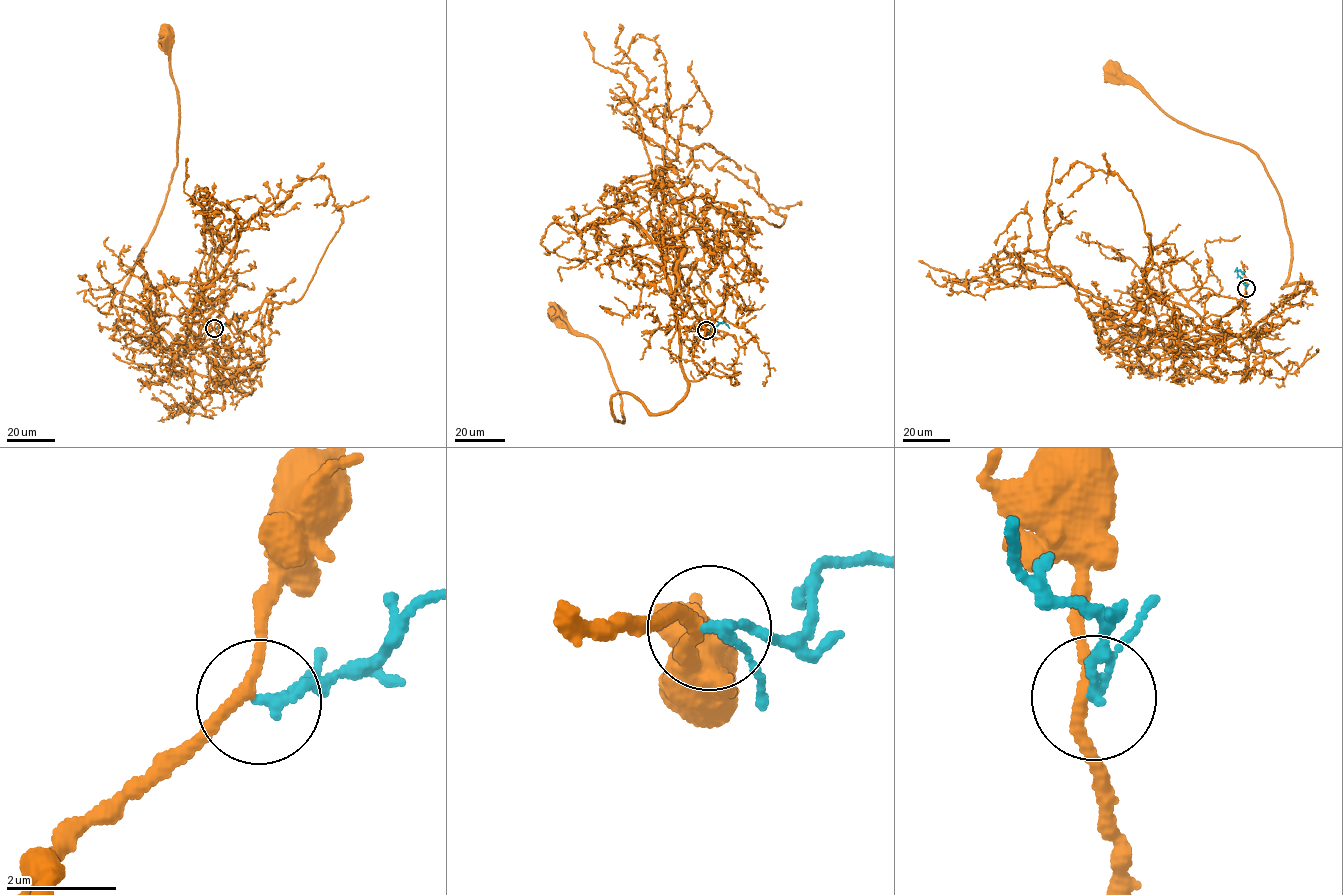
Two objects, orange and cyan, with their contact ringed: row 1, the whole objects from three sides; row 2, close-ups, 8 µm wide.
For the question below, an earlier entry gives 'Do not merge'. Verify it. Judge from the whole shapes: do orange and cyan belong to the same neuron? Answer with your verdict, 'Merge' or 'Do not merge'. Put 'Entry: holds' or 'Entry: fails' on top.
Entry: fails
Merge

